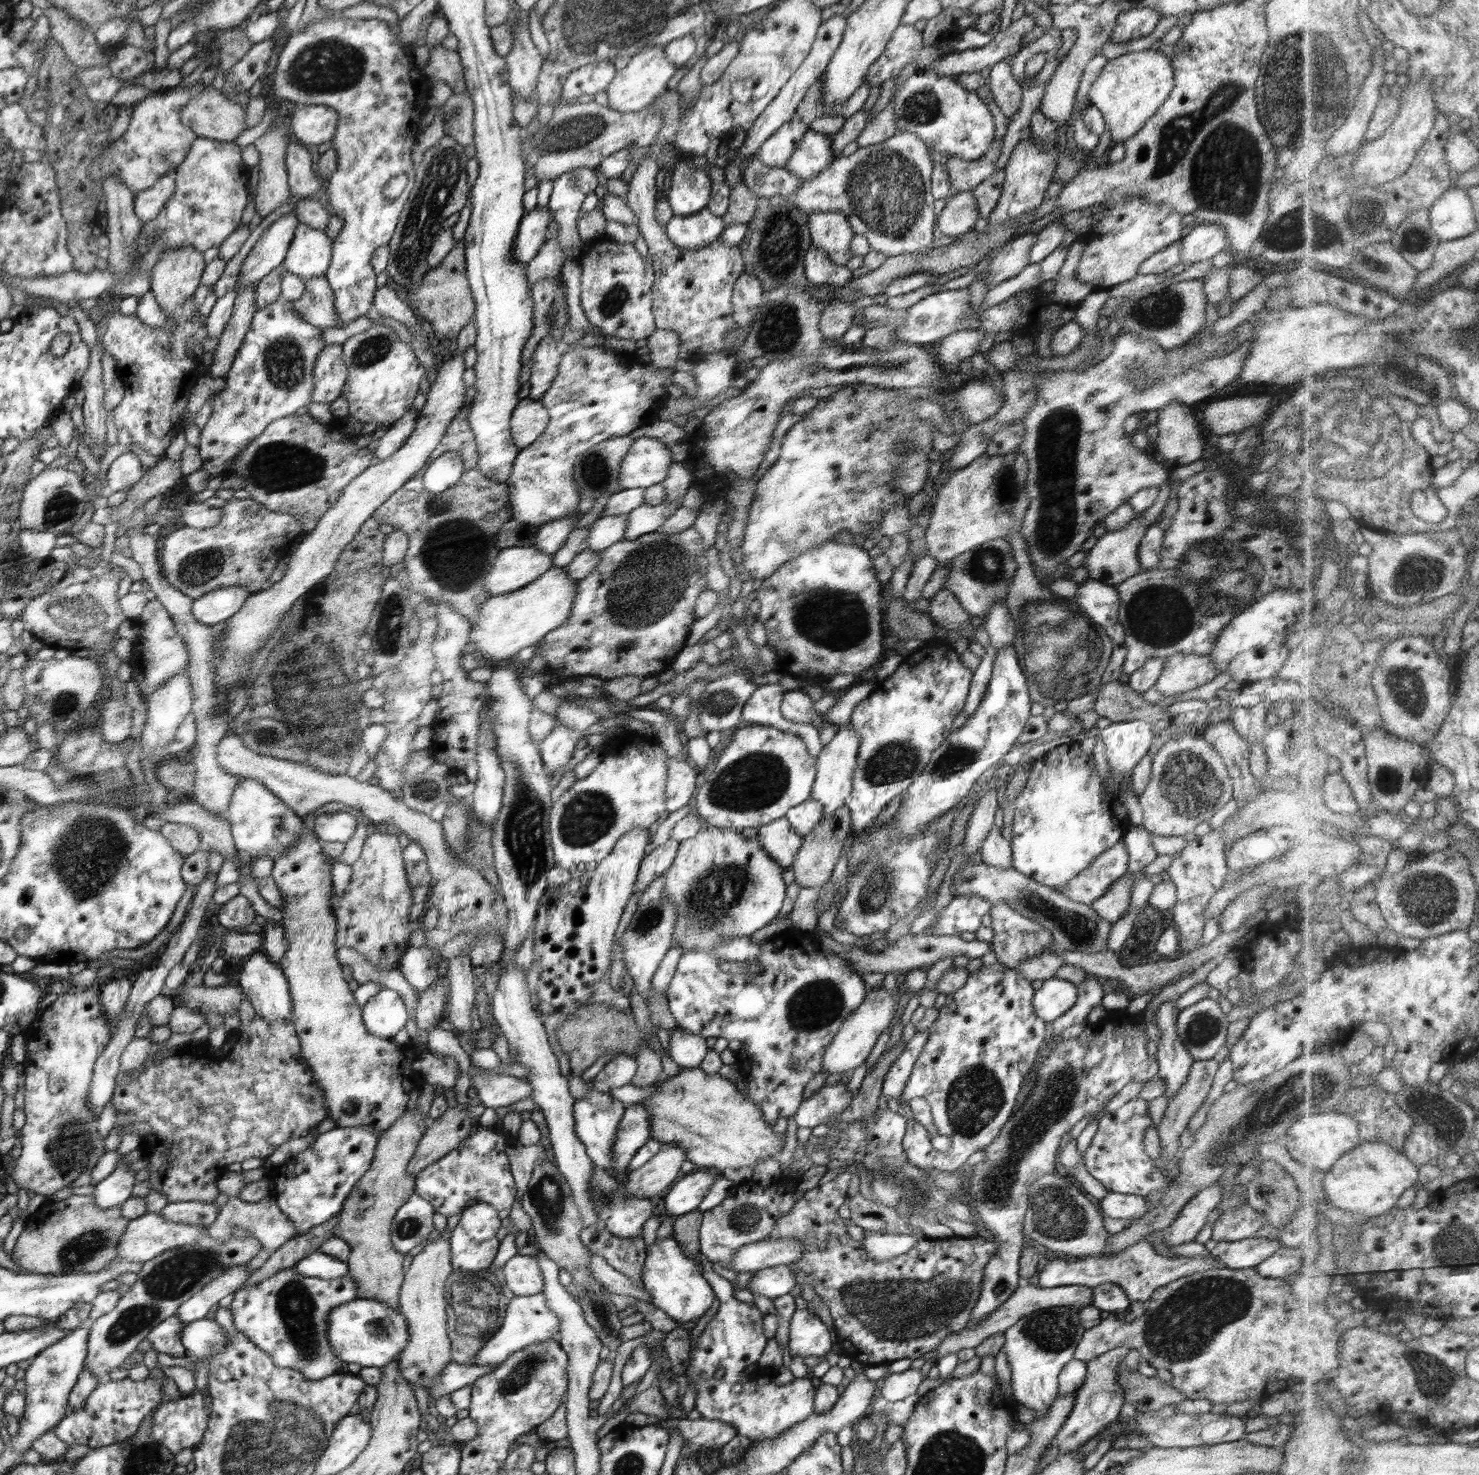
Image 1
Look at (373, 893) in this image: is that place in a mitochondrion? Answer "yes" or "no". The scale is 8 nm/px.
yes

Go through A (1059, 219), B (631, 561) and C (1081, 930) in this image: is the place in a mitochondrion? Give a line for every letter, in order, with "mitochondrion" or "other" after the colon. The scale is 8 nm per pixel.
A: other
B: mitochondrion
C: mitochondrion

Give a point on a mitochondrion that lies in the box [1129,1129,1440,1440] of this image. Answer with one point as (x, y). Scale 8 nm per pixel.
(1181, 1328)

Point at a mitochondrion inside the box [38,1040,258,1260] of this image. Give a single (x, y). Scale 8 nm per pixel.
(68, 1150)

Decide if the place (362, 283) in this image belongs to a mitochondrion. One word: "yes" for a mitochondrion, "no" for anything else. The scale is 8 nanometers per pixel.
no

